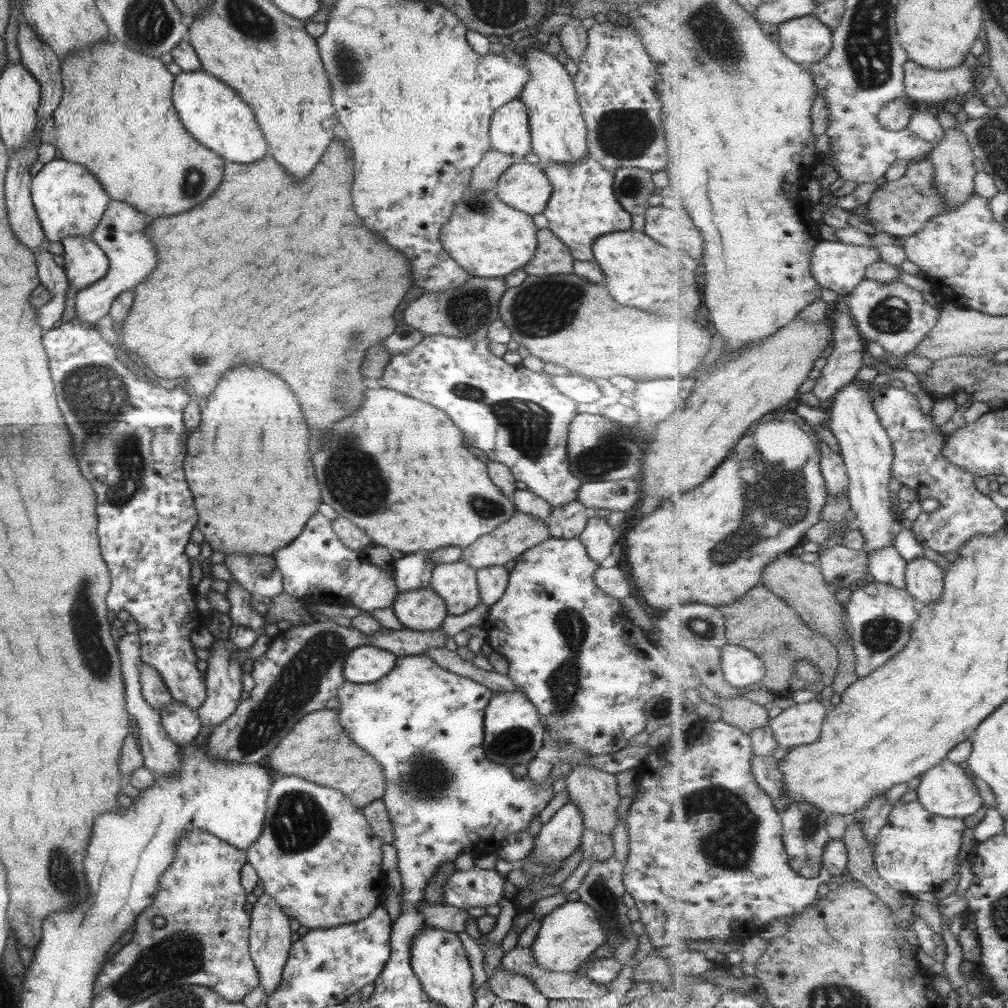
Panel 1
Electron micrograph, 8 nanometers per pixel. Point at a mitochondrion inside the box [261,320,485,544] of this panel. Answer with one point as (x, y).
(359, 487)

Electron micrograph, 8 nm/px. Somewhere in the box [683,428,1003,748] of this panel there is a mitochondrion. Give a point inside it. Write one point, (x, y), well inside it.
(775, 495)

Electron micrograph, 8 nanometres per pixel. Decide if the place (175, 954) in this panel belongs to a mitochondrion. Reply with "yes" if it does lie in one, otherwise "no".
yes

